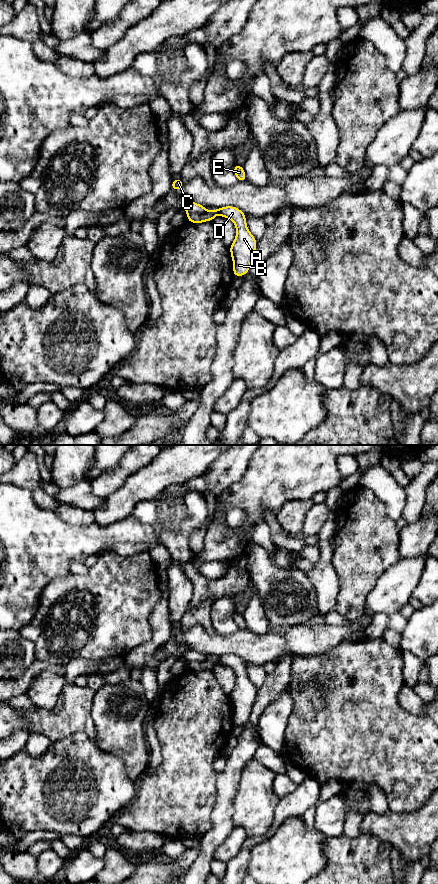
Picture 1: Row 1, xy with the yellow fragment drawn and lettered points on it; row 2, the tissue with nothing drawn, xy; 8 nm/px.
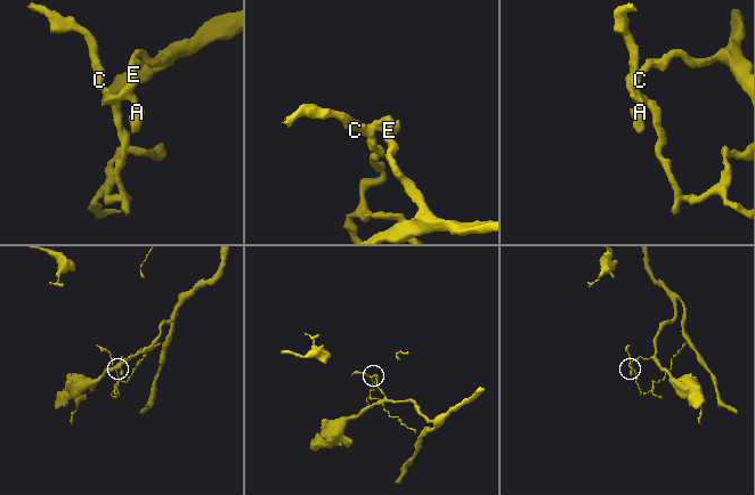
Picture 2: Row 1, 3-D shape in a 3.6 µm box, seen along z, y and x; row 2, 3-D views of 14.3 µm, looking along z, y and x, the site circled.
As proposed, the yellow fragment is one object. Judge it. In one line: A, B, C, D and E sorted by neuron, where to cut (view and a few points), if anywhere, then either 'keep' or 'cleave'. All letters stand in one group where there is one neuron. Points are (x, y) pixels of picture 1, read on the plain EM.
groups A B D E / C; cut xy (207, 659), (190, 660), (188, 662); cleave

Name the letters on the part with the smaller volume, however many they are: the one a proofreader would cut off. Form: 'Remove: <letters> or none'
Remove: C

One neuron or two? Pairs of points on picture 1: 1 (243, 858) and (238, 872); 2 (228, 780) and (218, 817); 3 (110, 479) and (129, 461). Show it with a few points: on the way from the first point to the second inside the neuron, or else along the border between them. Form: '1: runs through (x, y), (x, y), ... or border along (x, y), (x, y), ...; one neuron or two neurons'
1: runs through (240, 861), (238, 869); one neuron
2: runs through (226, 789), (223, 808); one neuron
3: runs through (115, 475), (124, 466); one neuron

